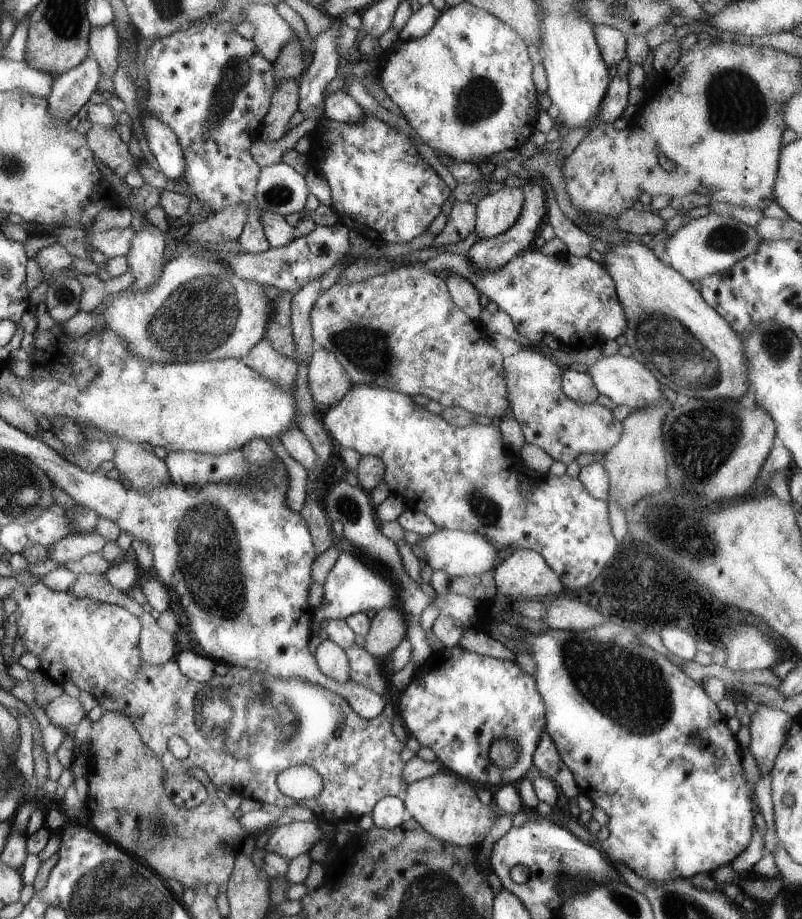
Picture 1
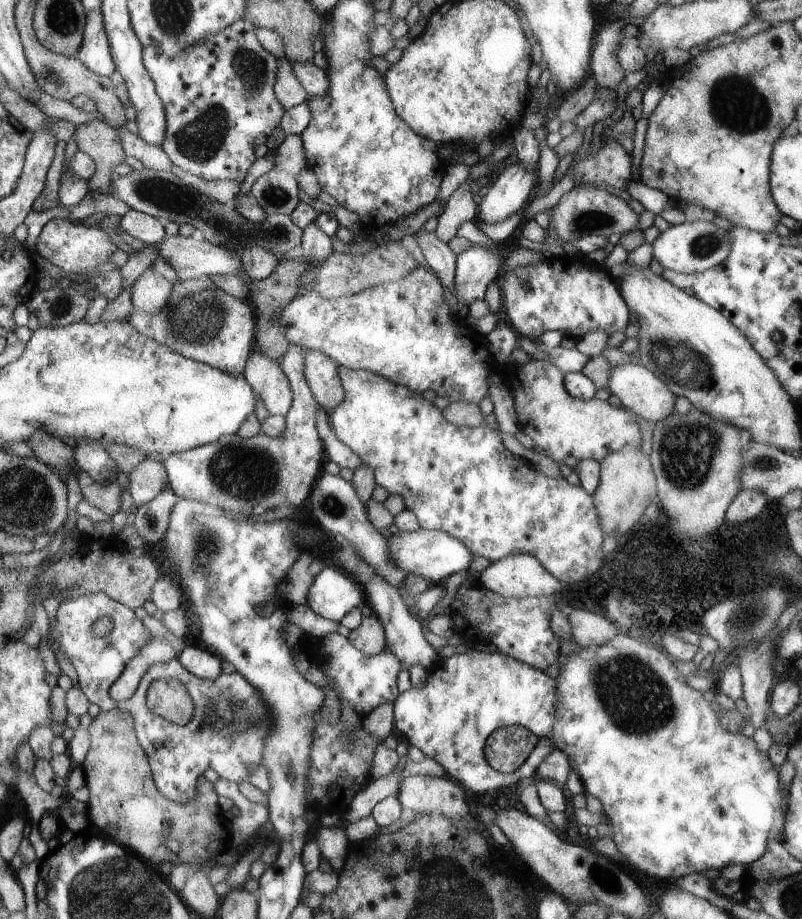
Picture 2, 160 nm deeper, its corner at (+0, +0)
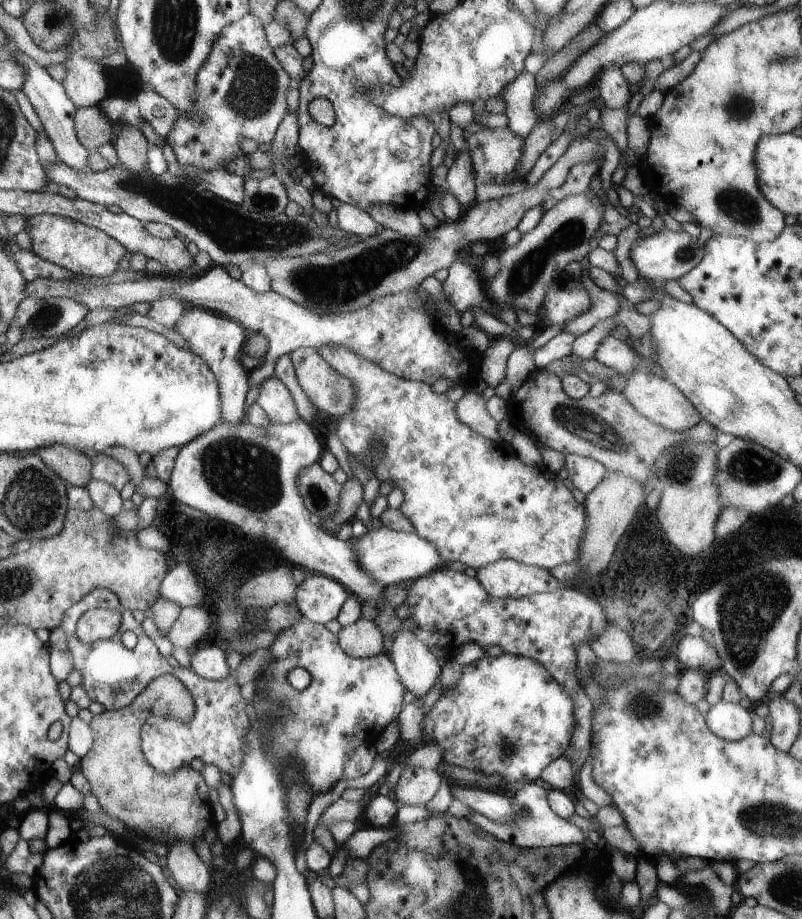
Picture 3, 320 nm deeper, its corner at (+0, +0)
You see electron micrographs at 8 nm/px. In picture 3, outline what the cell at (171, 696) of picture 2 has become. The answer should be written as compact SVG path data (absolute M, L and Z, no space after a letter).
M162 674L150 681L144 691L140 692L134 700L125 707L119 709L105 709L99 715L92 717L89 725L93 730L93 745L88 754L80 760L79 768L88 779L92 788L92 794L96 796L102 809L110 816L116 816L124 824L134 830L140 837L156 840L165 846L176 839L188 841L193 846L194 838L198 838L206 826L212 824L212 808L208 802L208 784L200 771L188 766L179 768L175 775L165 775L156 769L146 757L142 749L143 724L150 717L173 718L173 715L182 717L187 721L192 718L195 704L190 691L172 674Z

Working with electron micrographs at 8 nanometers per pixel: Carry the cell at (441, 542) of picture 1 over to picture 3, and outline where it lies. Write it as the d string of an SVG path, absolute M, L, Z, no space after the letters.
M386 527L366 531L357 538L353 548L361 567L383 587L407 585L418 580L420 576L426 576L429 572L446 566L438 549L428 540L420 538L416 533L393 531Z

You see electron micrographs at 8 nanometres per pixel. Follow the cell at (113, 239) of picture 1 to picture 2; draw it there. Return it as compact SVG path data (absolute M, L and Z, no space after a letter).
M128 211L120 220L119 229L123 228L130 236L146 242L146 244L160 244L167 234L164 232L165 222L146 213Z

